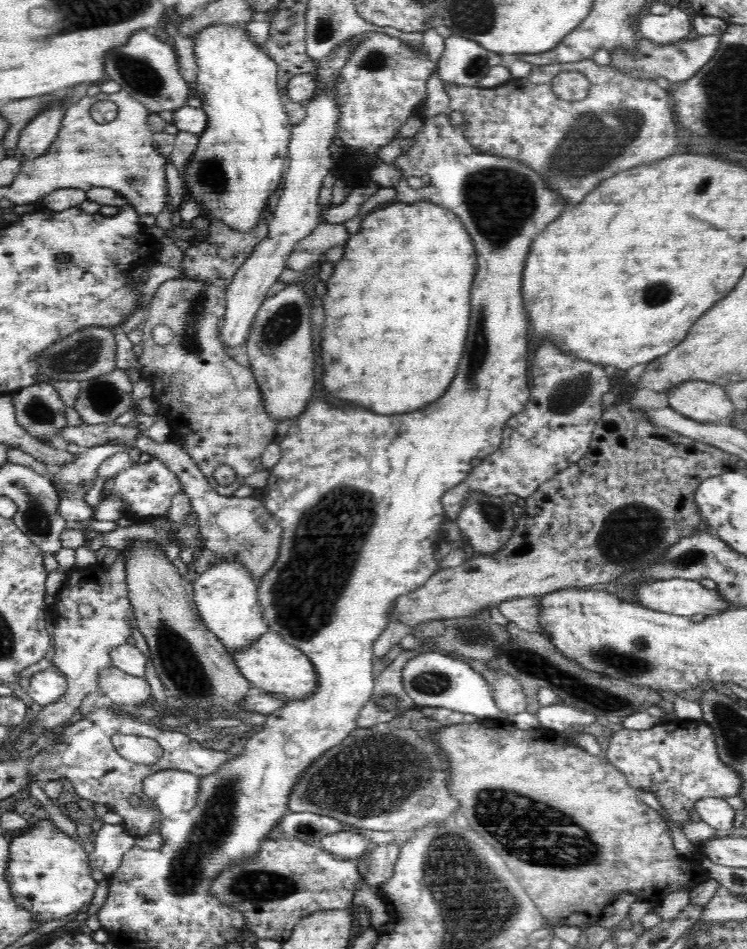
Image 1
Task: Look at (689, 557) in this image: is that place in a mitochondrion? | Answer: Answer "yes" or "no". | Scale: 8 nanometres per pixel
yes

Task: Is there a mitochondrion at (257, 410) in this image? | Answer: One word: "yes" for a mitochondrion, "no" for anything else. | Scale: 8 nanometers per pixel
no

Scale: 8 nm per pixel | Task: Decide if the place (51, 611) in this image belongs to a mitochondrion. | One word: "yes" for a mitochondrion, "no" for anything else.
no

